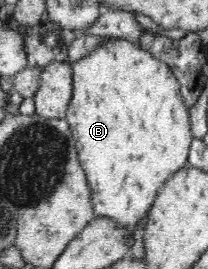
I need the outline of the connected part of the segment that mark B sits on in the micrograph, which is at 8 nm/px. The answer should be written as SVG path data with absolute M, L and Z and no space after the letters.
M103 38L102 42L95 47L89 54L82 59L70 63L72 66L73 93L70 105L66 109L66 121L72 130L74 139L76 140L76 149L78 160L81 161L82 168L85 169L87 179L90 185L90 193L93 198L94 214L96 216L104 216L114 220L116 224L120 224L130 237L137 225L147 217L147 210L154 203L154 198L163 183L175 173L175 170L182 169L187 165L189 156L189 147L192 141L192 129L190 128L189 107L184 103L180 82L174 75L173 69L166 62L157 61L153 53L142 49L138 43L138 39L128 38Z

